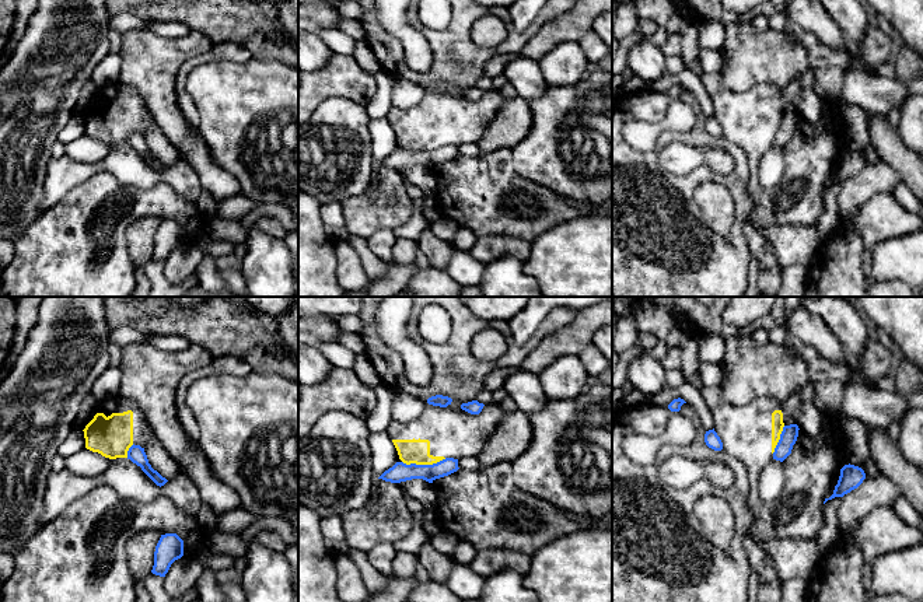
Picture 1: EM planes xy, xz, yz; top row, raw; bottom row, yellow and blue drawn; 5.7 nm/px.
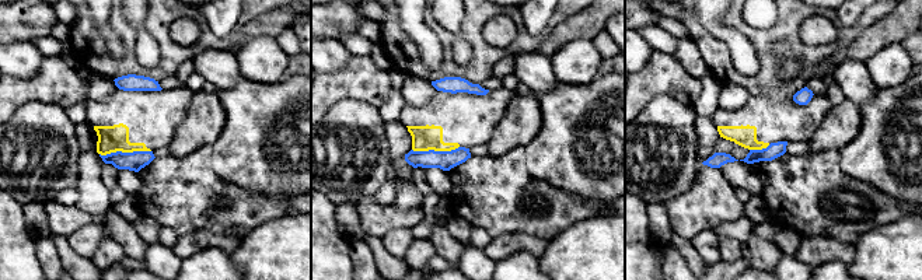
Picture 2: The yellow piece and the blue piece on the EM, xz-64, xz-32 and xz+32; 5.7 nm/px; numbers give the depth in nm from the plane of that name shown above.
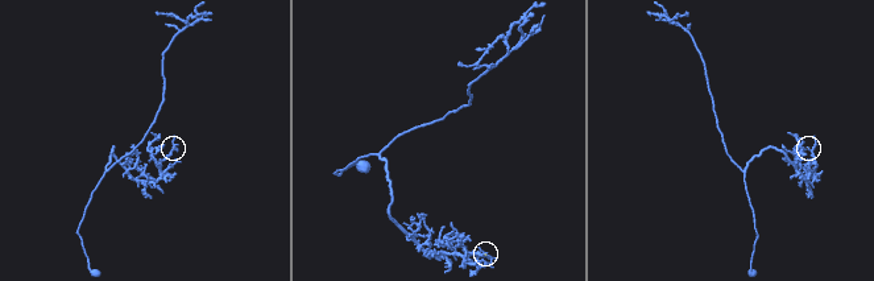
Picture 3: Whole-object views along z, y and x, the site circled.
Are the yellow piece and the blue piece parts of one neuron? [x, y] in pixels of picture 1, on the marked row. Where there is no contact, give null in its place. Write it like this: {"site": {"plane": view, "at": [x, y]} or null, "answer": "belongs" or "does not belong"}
{"site": {"plane": "xz", "at": [423, 464]}, "answer": "does not belong"}

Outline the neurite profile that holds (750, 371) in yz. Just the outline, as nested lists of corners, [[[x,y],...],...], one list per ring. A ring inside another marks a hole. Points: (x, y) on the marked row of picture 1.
[[[751,336],[726,337],[721,391],[727,402],[742,406],[756,398],[772,398],[784,403],[810,379],[800,354],[786,344],[759,346]]]

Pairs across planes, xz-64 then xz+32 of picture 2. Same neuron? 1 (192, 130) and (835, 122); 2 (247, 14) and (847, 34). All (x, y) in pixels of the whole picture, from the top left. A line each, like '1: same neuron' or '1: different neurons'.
1: same neuron
2: same neuron

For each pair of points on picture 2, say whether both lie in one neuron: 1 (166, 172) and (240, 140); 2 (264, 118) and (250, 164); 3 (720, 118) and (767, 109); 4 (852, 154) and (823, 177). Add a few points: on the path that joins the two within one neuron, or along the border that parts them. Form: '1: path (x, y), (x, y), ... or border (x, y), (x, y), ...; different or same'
1: border (210, 151), (210, 167), (222, 178), (230, 181); different
2: path (261, 129), (258, 149), (254, 153); same
3: path (732, 118), (755, 118); same
4: border (838, 150), (840, 168), (852, 178), (868, 182); different

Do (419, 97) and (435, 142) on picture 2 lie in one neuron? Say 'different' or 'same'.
different

